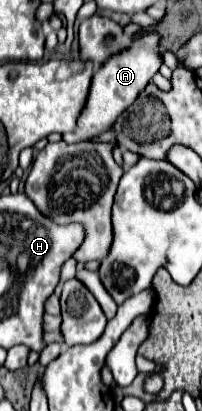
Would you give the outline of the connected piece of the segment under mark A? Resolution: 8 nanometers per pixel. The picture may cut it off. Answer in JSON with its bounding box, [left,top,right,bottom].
[62,31,160,143]

